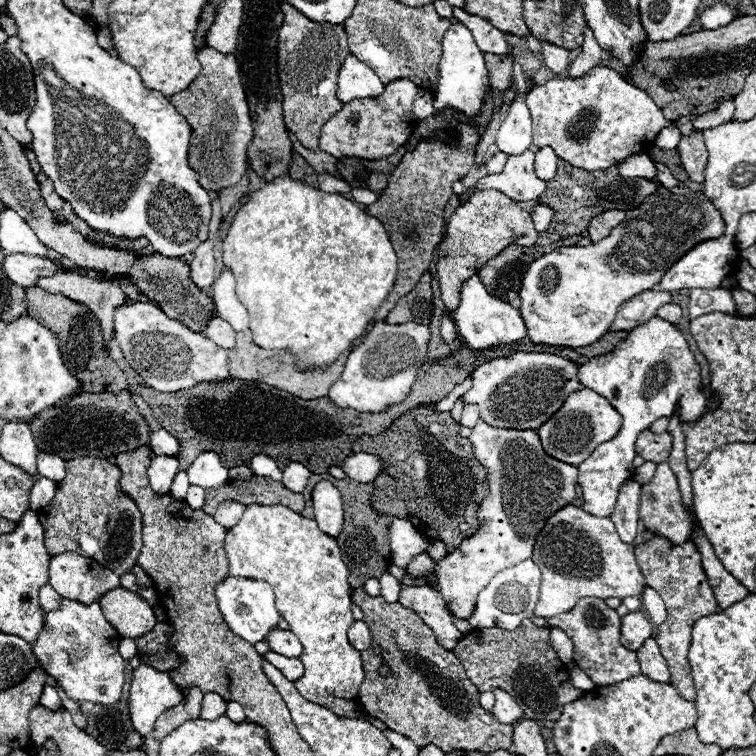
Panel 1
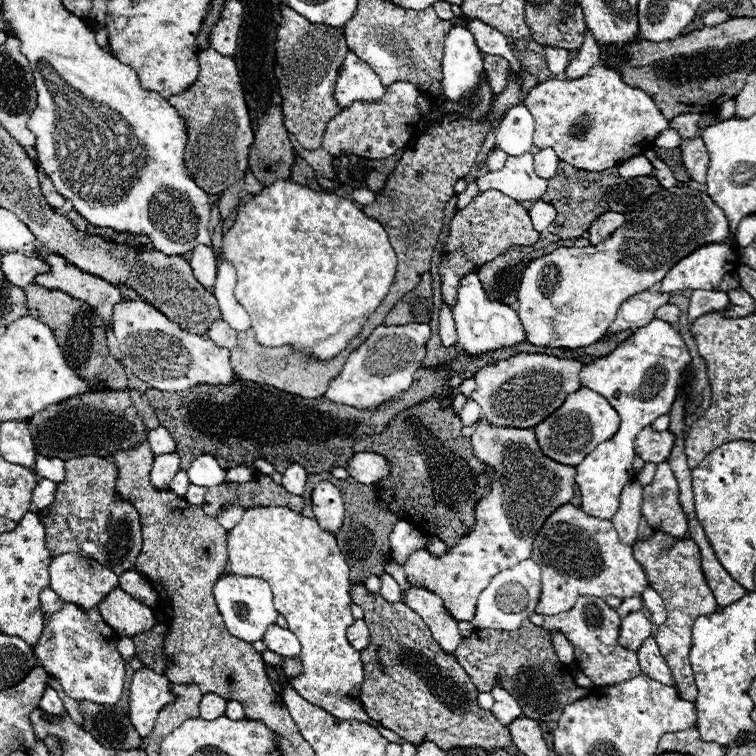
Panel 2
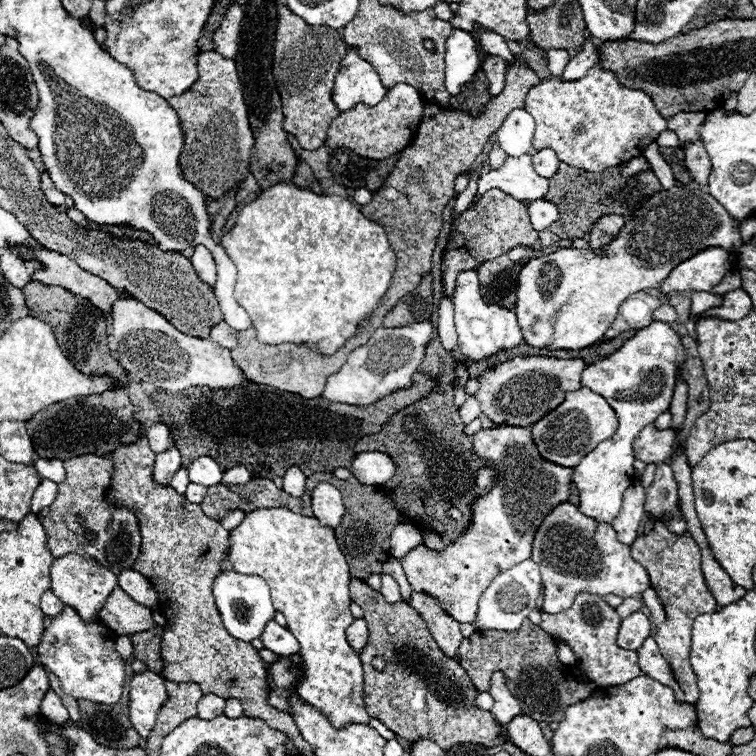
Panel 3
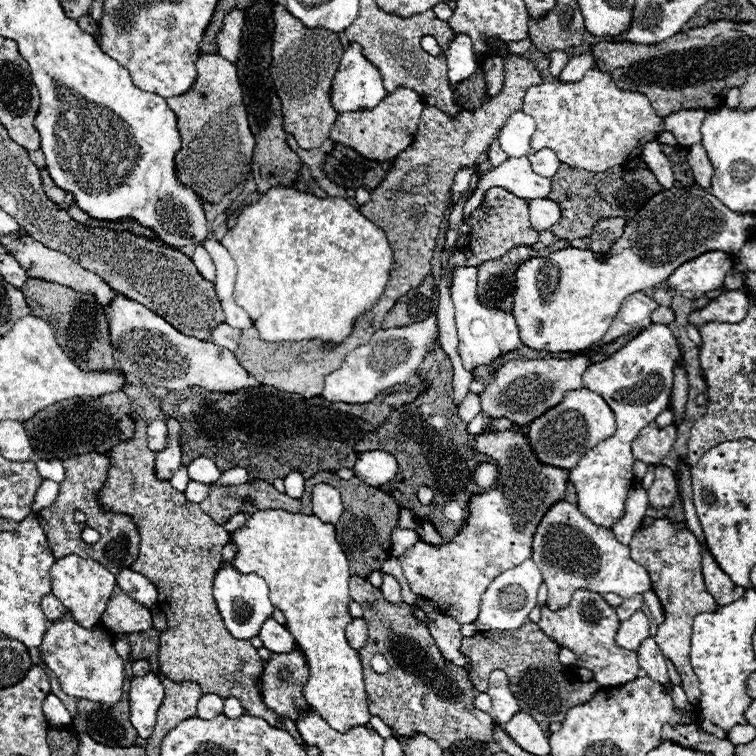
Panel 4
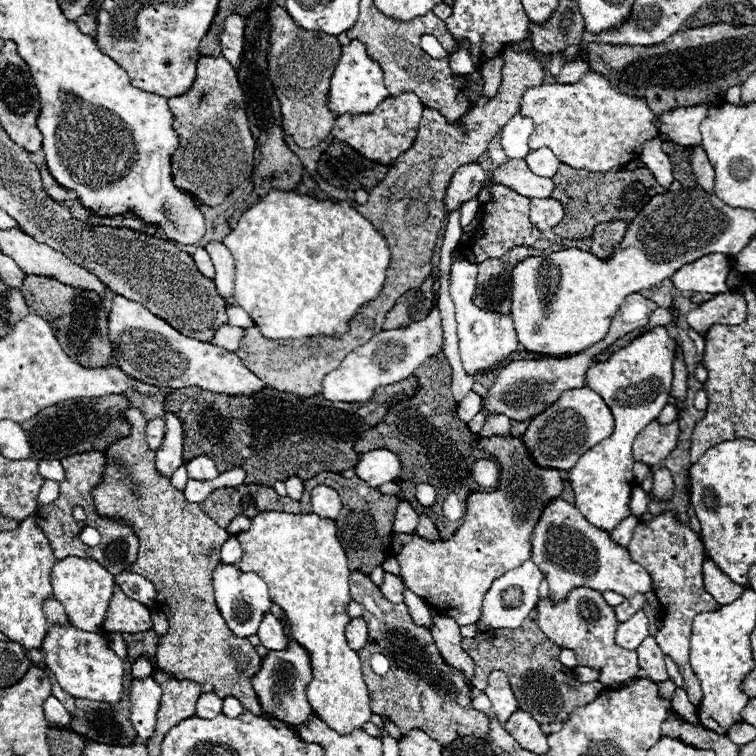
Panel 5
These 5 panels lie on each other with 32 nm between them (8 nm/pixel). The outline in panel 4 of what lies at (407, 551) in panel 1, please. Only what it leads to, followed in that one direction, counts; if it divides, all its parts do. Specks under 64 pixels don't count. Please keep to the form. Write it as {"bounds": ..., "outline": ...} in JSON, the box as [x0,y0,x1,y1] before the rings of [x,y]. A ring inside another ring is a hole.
{"bounds":[392,528,420,558],"outline":[[[394,528],[392,532],[392,556],[400,558],[412,544],[416,544],[420,540],[420,534],[416,530],[406,530],[406,528]]]}

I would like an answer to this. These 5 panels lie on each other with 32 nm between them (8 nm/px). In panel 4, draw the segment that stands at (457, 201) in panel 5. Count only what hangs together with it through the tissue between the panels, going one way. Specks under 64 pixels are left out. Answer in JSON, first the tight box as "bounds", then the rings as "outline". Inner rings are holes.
{"bounds":[450,166,476,204],"outline":[[[472,166],[472,168],[462,168],[462,170],[456,174],[454,184],[452,184],[452,198],[450,198],[452,204],[456,204],[456,200],[468,190],[470,178],[472,178],[474,174],[476,174],[476,168],[474,168],[474,166]]]}

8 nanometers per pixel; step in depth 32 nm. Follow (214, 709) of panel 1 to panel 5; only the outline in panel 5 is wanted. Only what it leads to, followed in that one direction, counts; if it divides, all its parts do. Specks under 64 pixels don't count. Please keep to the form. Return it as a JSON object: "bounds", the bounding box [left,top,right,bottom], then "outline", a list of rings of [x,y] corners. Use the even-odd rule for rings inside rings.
{"bounds":[196,692,222,718],"outline":[[[208,692],[208,694],[202,694],[196,702],[196,716],[198,718],[216,718],[218,714],[222,714],[222,698]]]}

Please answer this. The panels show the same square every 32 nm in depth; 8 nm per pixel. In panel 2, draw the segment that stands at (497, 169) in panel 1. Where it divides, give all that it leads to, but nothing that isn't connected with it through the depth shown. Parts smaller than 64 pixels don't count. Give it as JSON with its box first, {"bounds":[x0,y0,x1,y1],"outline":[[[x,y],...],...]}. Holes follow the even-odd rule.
{"bounds":[486,150,506,172],"outline":[[[496,150],[494,154],[490,154],[490,156],[488,156],[486,166],[488,166],[488,170],[490,170],[490,172],[498,172],[498,170],[502,170],[504,162],[506,162],[506,154],[504,154],[502,150]]]}

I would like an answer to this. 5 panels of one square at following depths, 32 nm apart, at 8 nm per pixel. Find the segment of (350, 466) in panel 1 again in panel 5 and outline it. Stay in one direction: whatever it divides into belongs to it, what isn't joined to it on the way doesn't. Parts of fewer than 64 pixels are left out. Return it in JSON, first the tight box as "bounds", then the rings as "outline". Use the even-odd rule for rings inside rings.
{"bounds":[356,450,400,488],"outline":[[[372,450],[366,454],[360,454],[360,460],[356,462],[356,476],[370,484],[372,488],[378,488],[380,484],[392,482],[400,474],[400,460],[396,454],[388,450]]]}

